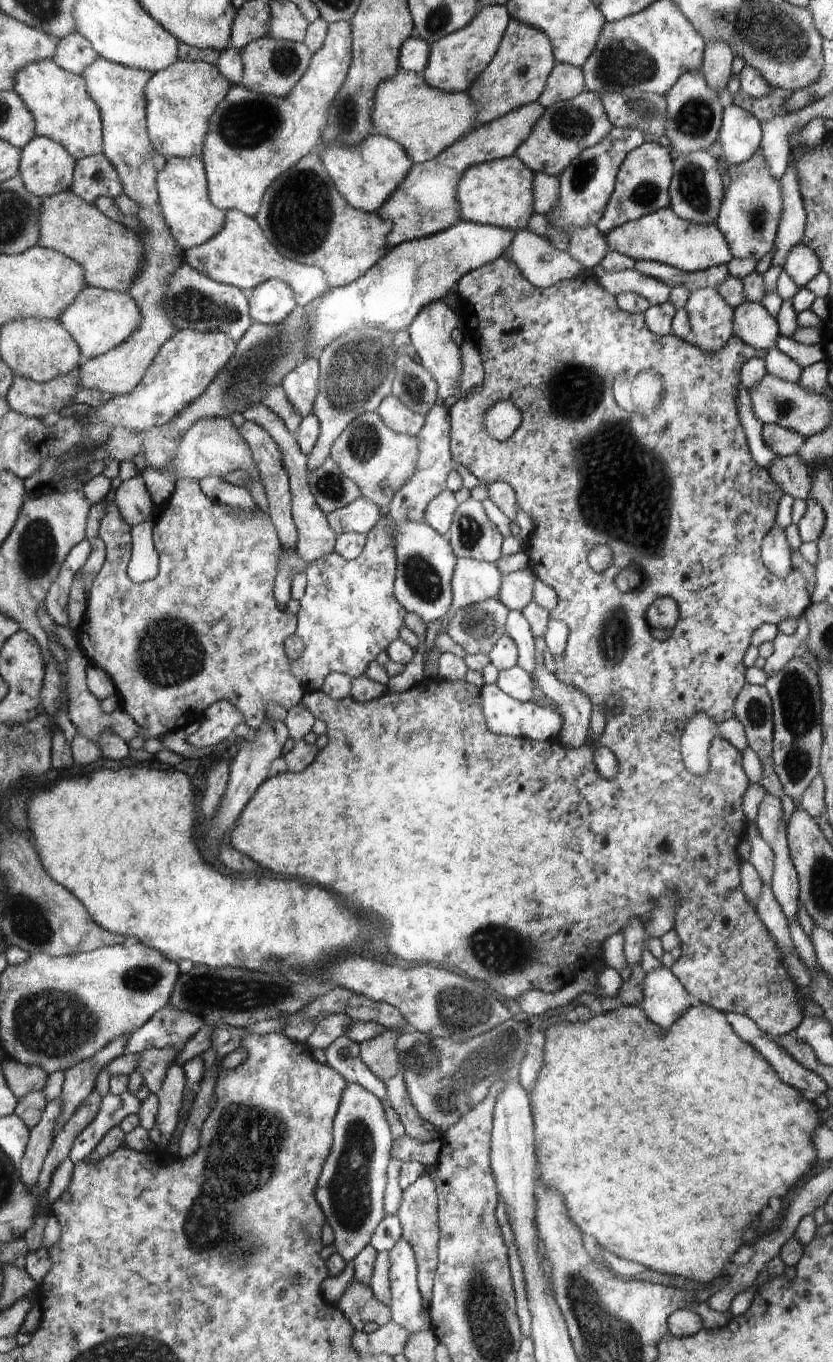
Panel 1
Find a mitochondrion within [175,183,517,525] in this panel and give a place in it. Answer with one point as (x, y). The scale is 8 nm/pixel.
(357, 371)

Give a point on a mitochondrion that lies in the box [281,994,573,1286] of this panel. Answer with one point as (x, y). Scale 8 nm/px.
(448, 1085)

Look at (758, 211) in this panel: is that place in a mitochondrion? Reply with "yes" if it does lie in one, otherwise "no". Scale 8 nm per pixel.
yes

